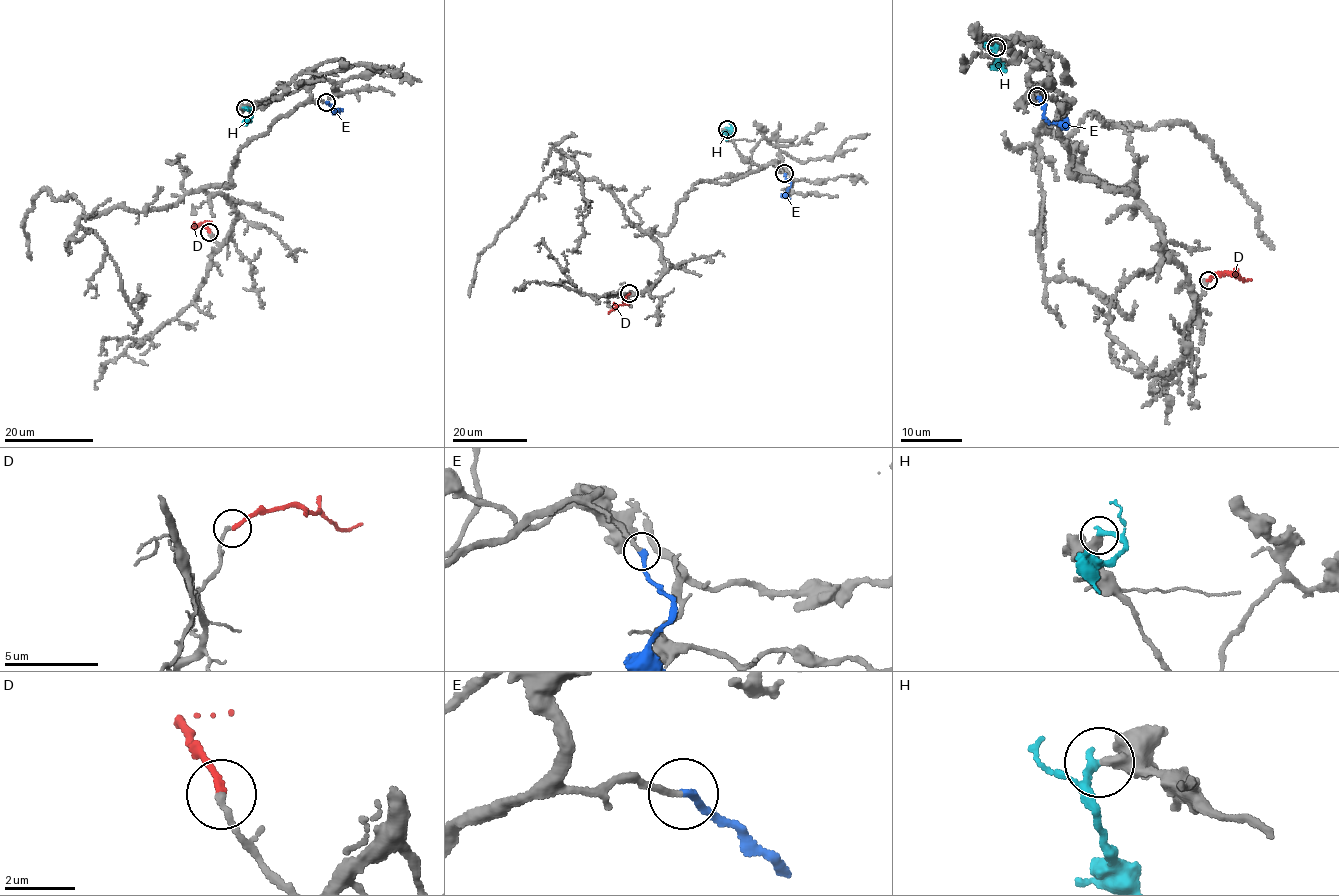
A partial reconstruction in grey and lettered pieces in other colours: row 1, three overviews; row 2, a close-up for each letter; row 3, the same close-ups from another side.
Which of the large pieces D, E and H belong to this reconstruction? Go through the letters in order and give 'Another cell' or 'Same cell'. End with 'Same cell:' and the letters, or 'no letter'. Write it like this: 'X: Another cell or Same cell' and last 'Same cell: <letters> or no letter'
D: Same cell
E: Same cell
H: Another cell
Same cell: D, E

